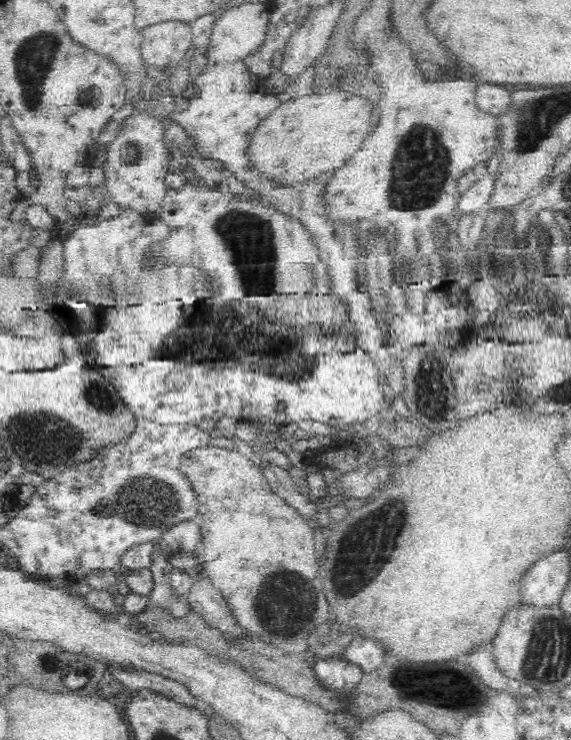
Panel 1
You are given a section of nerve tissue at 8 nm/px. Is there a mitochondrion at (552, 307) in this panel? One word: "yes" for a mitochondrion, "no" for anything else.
no

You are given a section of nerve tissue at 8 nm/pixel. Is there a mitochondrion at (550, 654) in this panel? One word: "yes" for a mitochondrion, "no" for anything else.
yes

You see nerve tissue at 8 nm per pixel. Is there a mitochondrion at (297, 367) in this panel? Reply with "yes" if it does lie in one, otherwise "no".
yes

